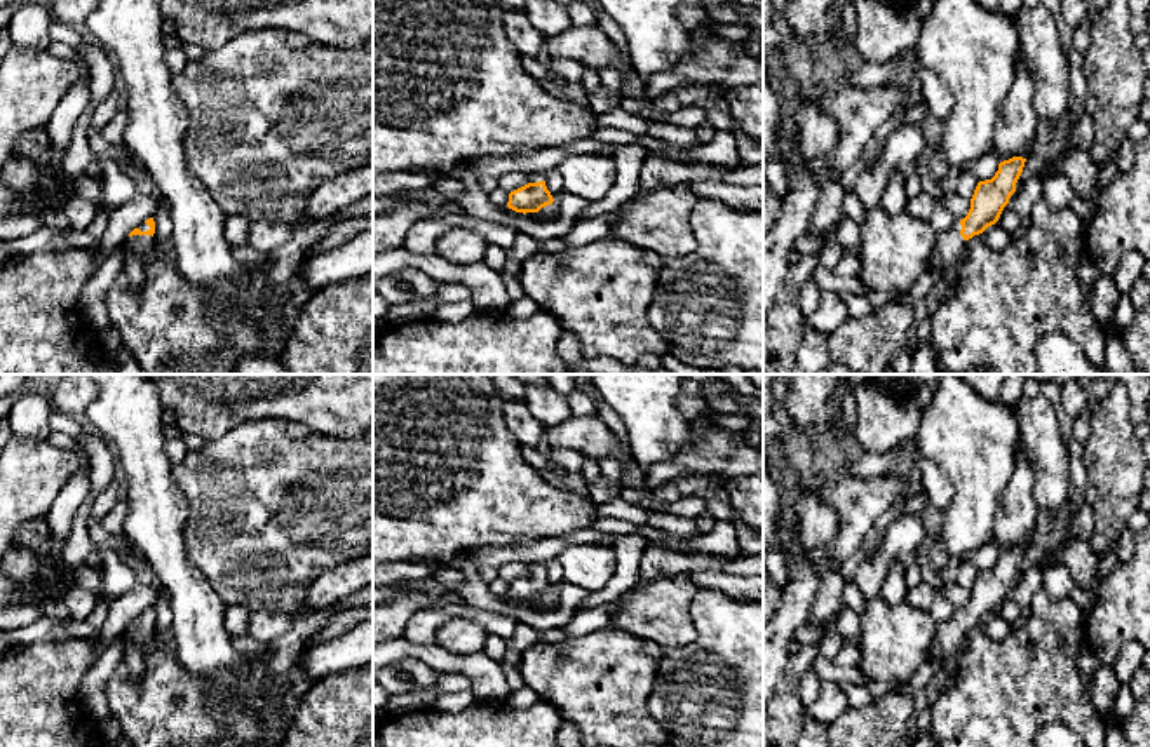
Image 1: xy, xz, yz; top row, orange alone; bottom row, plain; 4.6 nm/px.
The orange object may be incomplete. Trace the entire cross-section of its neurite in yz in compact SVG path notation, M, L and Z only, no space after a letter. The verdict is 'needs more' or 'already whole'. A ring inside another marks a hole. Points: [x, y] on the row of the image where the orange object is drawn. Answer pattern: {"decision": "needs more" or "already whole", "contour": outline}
{"decision": "needs more", "contour": "M1023 157L1000 162L991 179L978 183L967 216L955 221L948 232L937 235L929 266L932 266L943 280L955 273L965 242L998 221L1011 195L1016 192L1016 183L1025 162L1026 158Z"}

